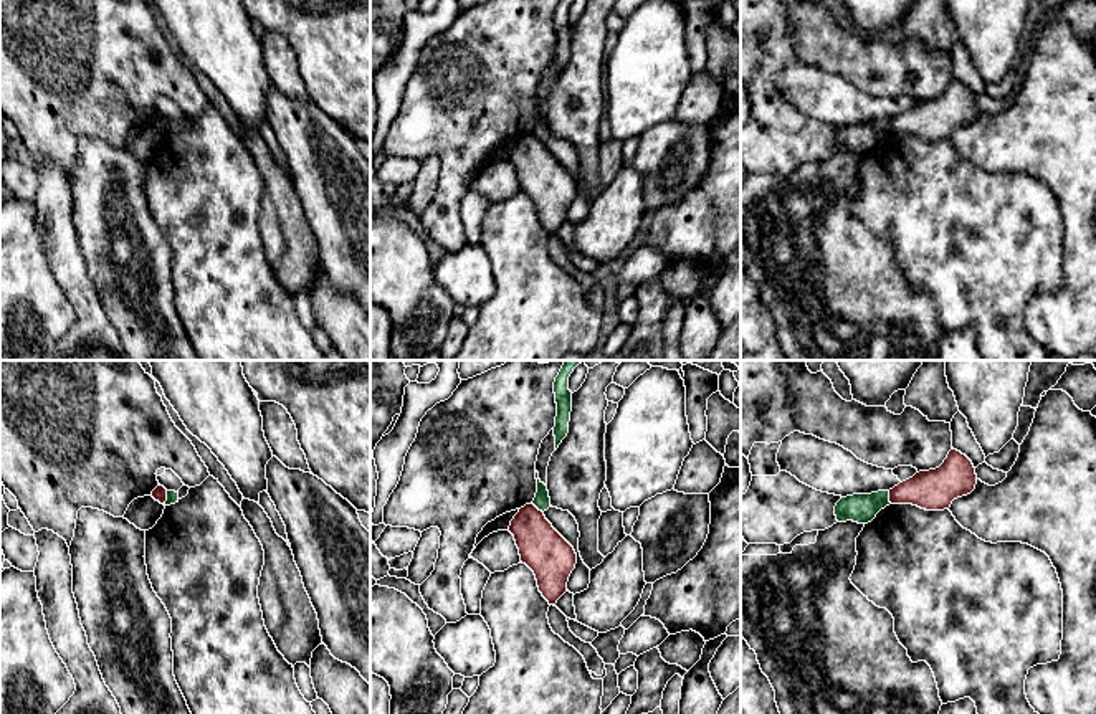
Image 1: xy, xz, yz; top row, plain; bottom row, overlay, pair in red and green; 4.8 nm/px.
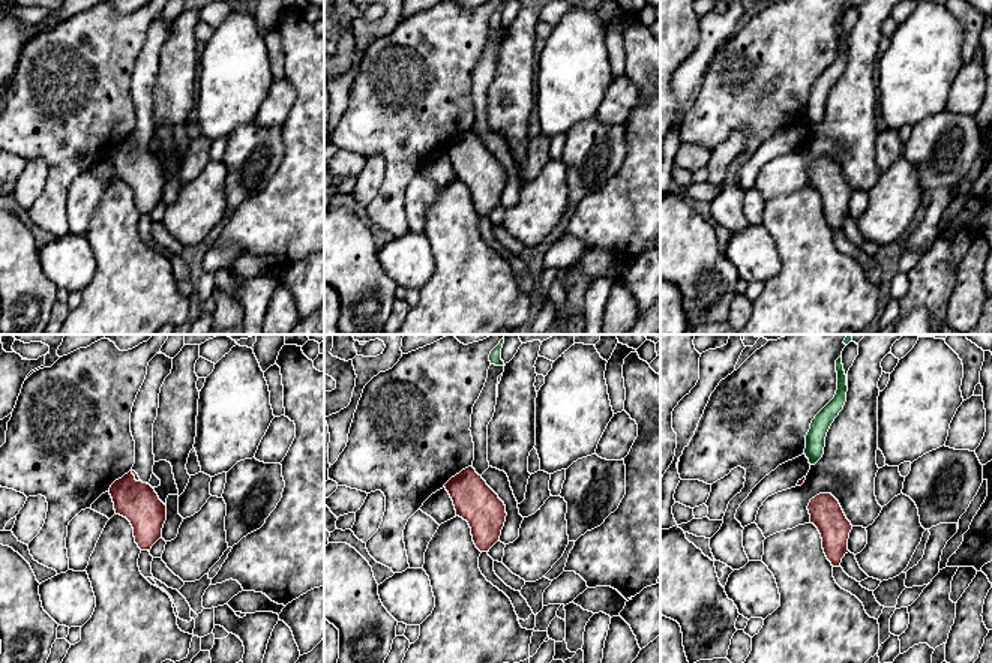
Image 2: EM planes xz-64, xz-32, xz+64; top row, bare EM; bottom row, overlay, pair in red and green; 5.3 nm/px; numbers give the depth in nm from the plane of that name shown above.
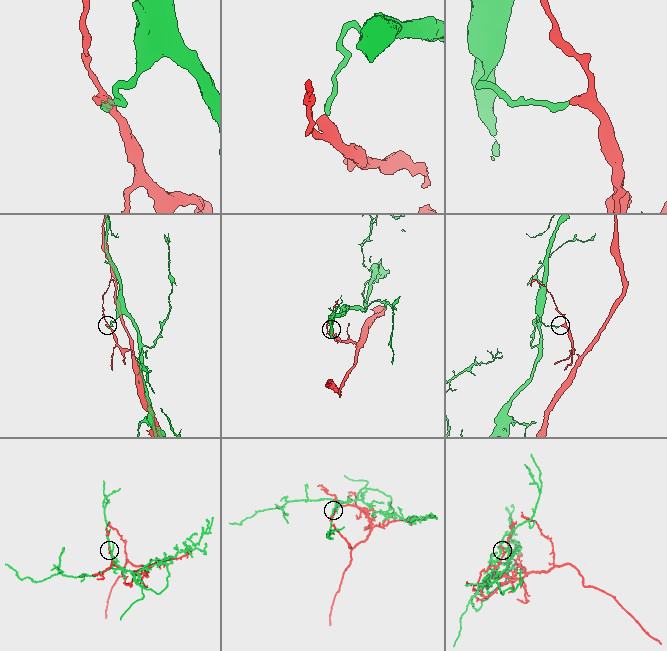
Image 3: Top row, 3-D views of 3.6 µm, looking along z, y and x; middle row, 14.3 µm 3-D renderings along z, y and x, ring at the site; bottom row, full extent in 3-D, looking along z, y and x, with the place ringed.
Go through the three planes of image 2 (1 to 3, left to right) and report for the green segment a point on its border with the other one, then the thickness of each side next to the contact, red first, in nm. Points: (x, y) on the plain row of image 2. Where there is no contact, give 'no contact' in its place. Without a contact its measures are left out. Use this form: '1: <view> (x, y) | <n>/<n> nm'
1: no contact
2: no contact
3: no contact

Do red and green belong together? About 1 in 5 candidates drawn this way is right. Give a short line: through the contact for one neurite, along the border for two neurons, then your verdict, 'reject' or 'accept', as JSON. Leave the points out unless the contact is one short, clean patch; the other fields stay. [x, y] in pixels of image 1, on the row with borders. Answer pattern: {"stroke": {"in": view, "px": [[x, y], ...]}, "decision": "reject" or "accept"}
{"stroke": {"in": "yz", "px": [[888, 491], [891, 503]]}, "decision": "reject"}

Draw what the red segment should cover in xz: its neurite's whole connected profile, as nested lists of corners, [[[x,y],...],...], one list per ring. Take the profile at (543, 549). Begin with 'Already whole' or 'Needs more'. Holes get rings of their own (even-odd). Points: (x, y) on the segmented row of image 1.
Already whole. [[[532,502],[519,509],[507,531],[514,536],[521,562],[534,572],[539,592],[555,607],[569,592],[567,582],[577,564],[574,547]]]

